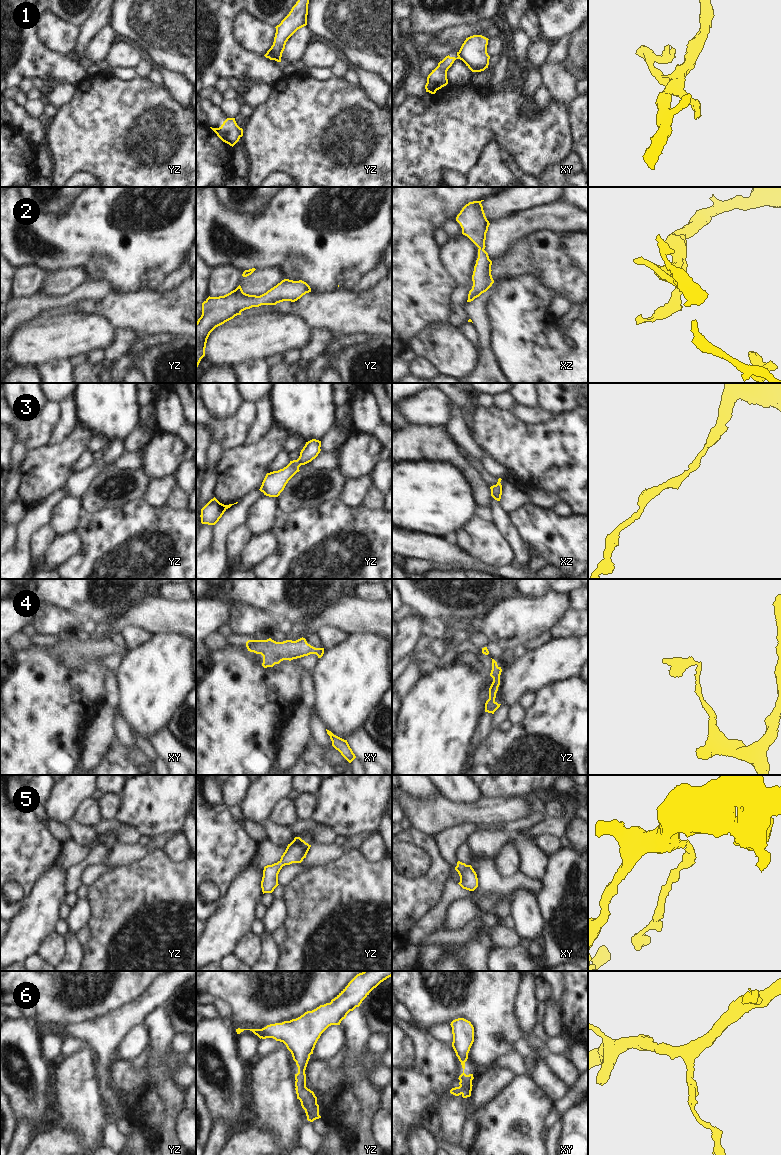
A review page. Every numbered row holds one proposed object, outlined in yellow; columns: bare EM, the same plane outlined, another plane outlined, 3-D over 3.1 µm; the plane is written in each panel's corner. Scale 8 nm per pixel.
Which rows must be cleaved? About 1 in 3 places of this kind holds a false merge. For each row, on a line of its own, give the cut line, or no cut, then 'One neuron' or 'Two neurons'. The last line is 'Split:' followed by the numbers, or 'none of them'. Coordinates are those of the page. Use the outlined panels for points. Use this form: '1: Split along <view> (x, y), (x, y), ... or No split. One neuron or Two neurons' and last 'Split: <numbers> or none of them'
1: Split along xy (457, 52), (460, 58). Two neurons
2: No split. One neuron
3: No split. One neuron
4: No split. One neuron
5: No split. One neuron
6: No split. One neuron
Split: 1

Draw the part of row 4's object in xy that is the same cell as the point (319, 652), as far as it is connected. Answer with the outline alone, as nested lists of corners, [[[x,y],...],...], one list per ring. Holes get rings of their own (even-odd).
[[[271,638],[267,640],[248,640],[246,642],[248,651],[263,656],[262,666],[264,668],[273,667],[283,660],[293,660],[316,654],[321,658],[324,654],[324,648],[315,648],[307,643],[305,638],[300,638],[296,641],[286,640],[276,642]]]

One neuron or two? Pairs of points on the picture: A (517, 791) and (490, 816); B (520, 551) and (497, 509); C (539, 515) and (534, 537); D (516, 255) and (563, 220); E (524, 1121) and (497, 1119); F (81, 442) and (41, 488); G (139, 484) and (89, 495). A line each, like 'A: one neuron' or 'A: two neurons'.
A: two neurons
B: one neuron
C: one neuron
D: two neurons
E: one neuron
F: one neuron
G: one neuron

